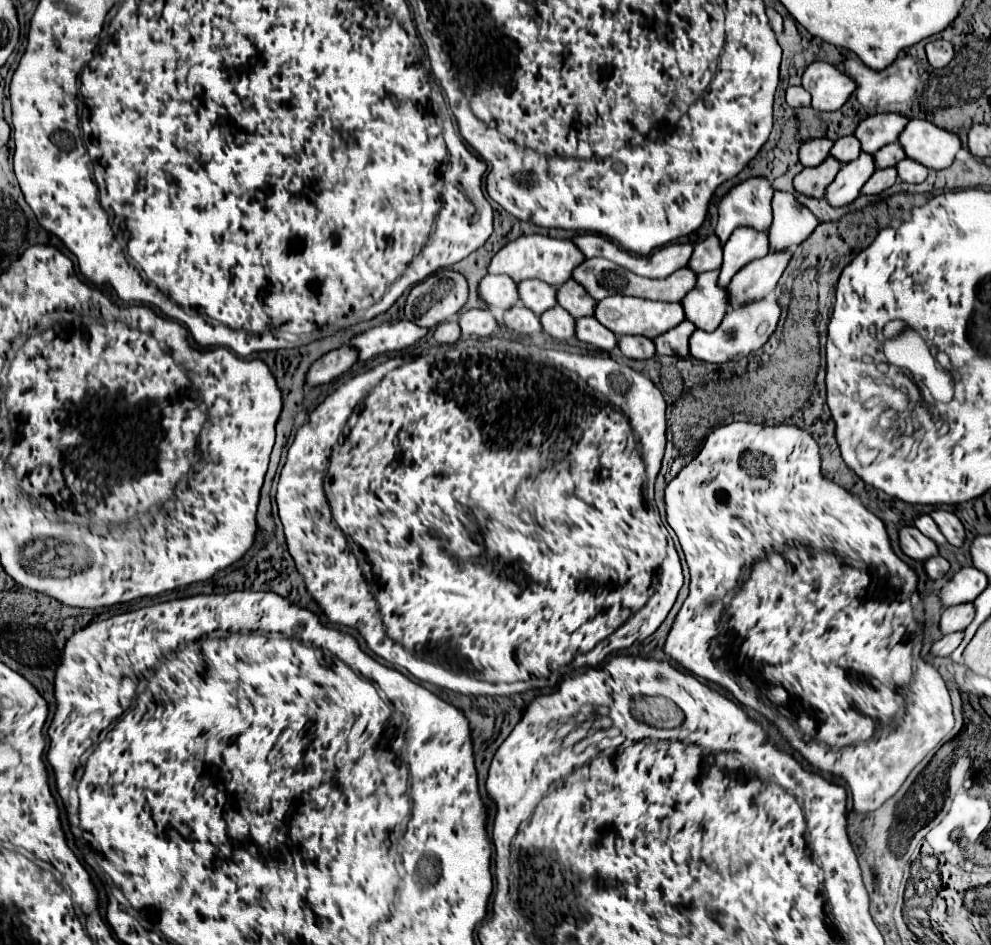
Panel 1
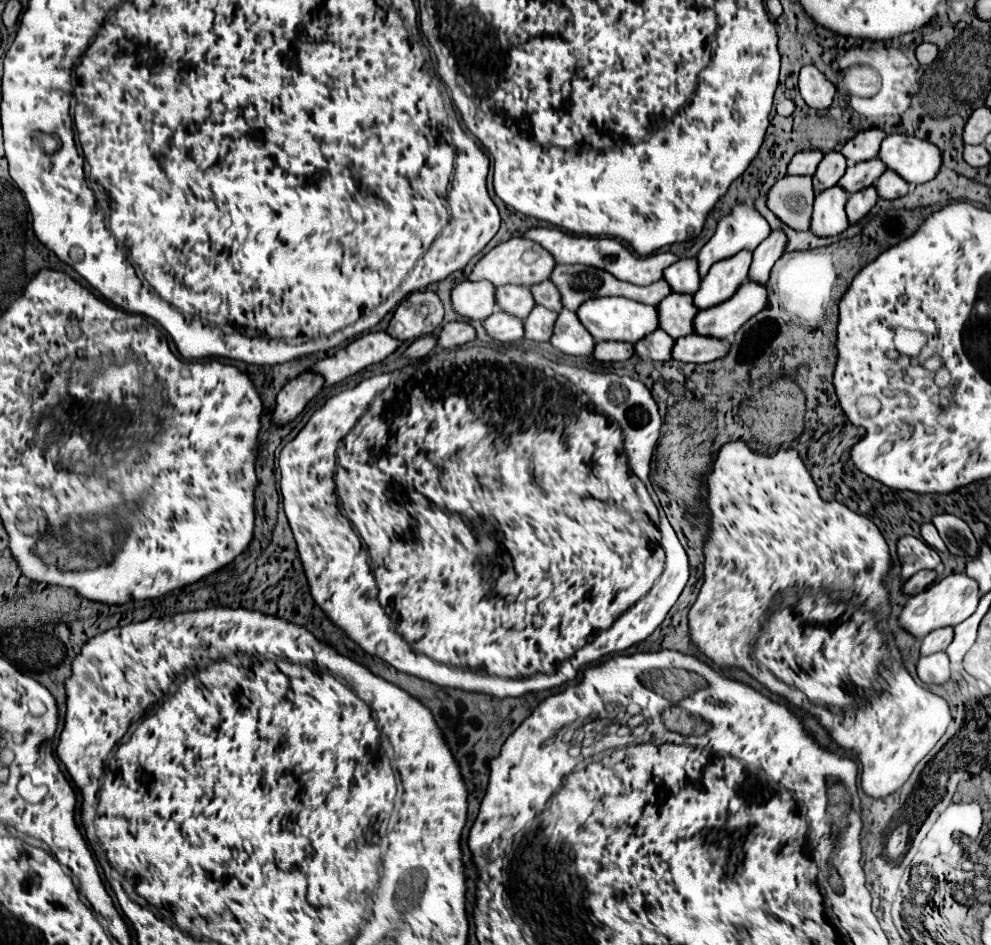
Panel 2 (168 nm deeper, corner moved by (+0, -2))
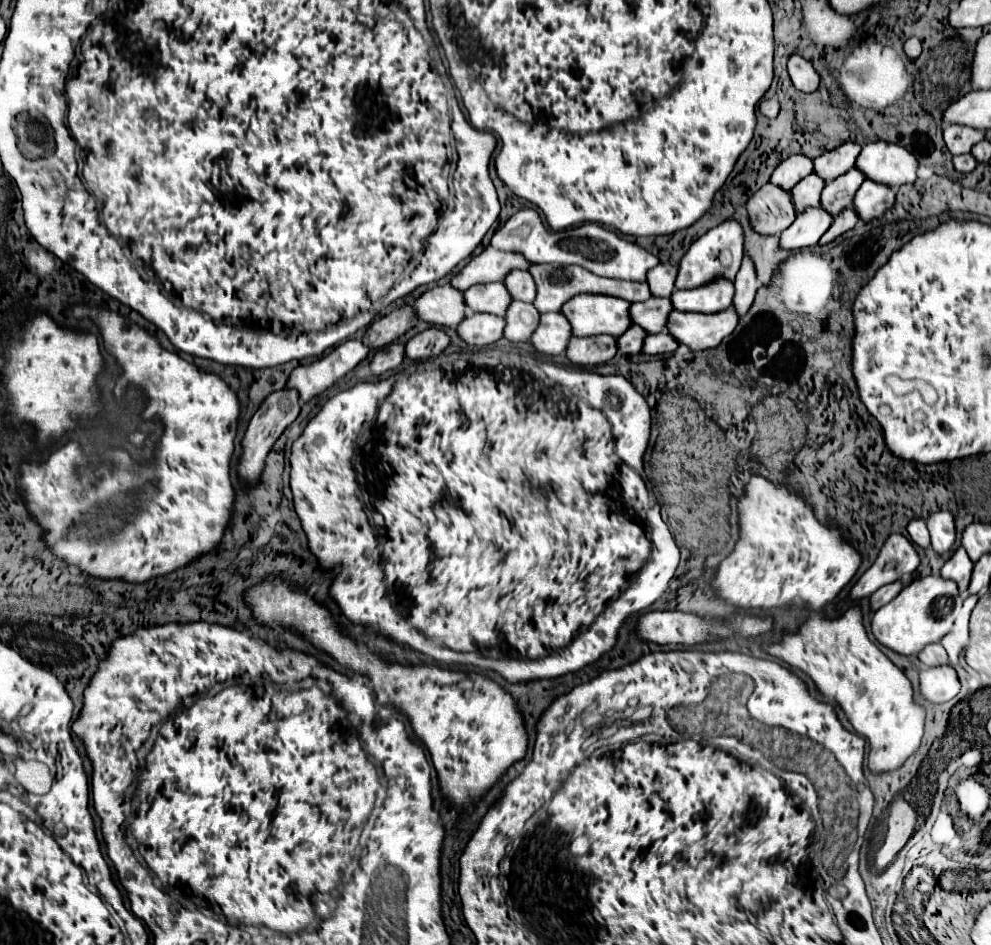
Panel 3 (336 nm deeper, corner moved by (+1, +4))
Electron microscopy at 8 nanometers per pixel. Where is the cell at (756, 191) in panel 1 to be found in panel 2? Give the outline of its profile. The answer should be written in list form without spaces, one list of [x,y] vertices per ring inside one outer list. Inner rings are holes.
[[[744,204],[734,206],[734,210],[718,222],[714,236],[696,256],[700,276],[706,276],[710,266],[718,260],[726,260],[740,250],[752,252],[766,236],[770,236],[770,226],[754,208]]]

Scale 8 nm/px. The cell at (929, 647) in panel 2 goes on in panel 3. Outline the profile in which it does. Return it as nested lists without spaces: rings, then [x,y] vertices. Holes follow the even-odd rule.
[[[935,642],[935,644],[927,644],[919,652],[919,660],[927,666],[939,666],[939,664],[947,664],[947,654],[945,654],[945,648]]]

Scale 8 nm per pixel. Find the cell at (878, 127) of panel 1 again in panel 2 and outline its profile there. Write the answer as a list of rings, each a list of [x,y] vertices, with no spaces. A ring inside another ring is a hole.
[[[870,128],[860,132],[856,138],[848,140],[842,148],[842,156],[846,156],[848,162],[864,162],[864,160],[872,160],[878,154],[880,142],[886,138],[886,134],[878,128]]]

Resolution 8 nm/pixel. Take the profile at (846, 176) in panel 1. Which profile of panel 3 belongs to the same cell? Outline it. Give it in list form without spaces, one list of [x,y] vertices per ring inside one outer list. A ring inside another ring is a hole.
[[[809,206],[797,216],[797,220],[781,234],[781,248],[803,250],[821,240],[821,236],[833,224],[833,216],[823,206]]]

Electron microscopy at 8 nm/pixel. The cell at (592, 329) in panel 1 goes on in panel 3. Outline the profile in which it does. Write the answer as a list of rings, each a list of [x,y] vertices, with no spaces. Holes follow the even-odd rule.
[[[549,312],[541,314],[541,324],[535,330],[531,344],[543,352],[543,354],[563,354],[571,338],[571,326],[569,320],[561,312]]]

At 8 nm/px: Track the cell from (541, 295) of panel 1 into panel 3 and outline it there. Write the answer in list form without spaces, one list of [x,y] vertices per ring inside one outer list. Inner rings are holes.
[[[493,282],[493,284],[481,284],[465,290],[465,302],[471,312],[505,316],[513,298],[503,282]]]

